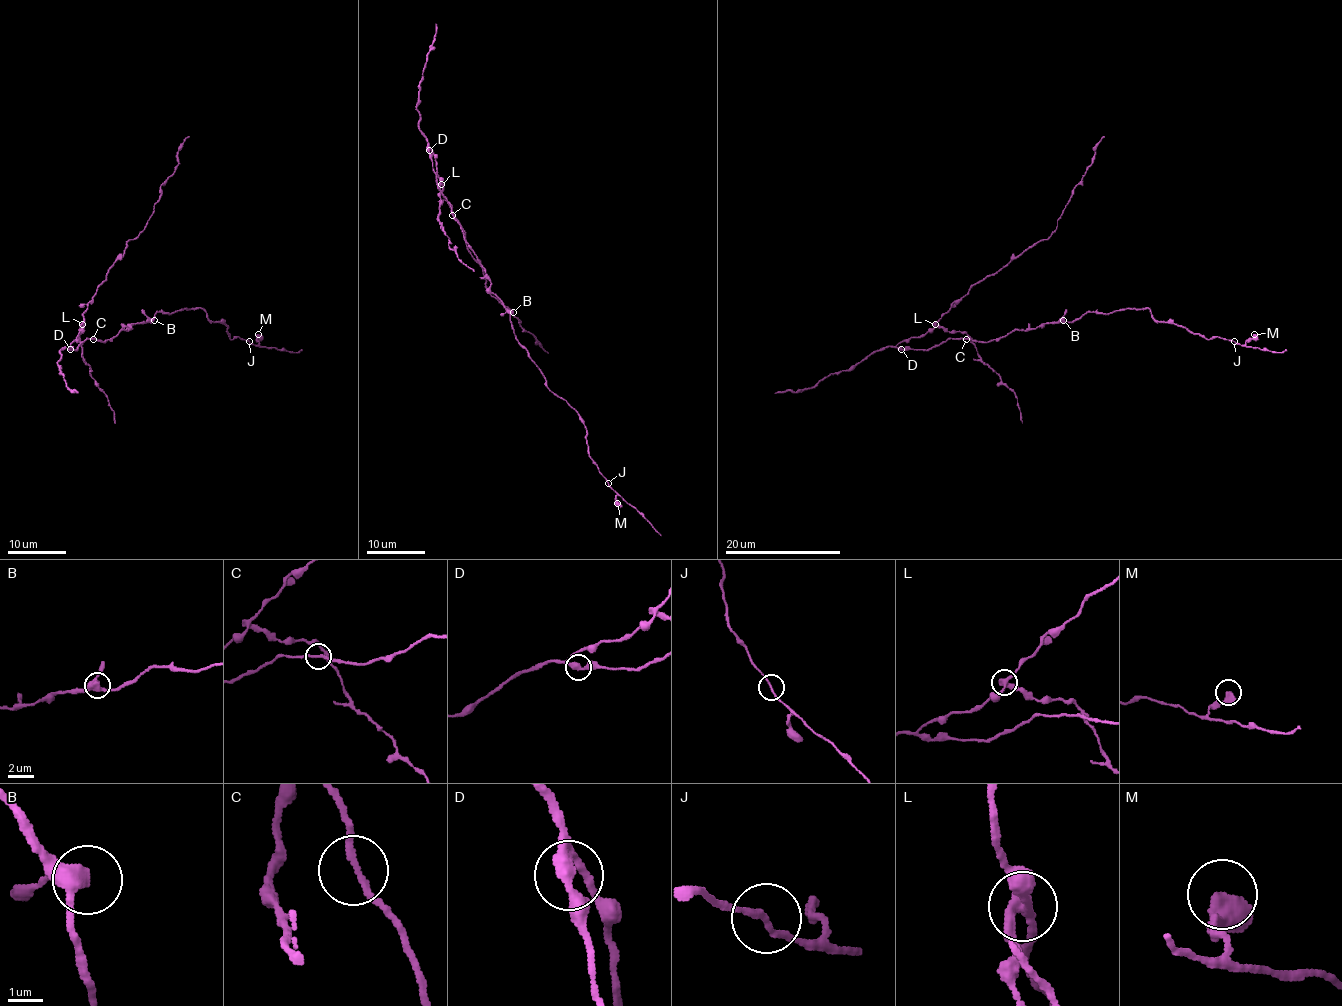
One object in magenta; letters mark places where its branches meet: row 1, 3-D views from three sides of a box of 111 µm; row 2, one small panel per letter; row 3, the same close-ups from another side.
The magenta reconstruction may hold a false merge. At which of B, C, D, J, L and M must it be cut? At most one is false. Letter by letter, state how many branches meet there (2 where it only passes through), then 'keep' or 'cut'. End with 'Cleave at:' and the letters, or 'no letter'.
B: 3 branches meet; keep
C: 2 branches meet; keep
D: 3 branches meet; keep
J: 2 branches meet; keep
L: 3 branches meet; cut
M: 2 branches meet; keep
Cleave at: L

